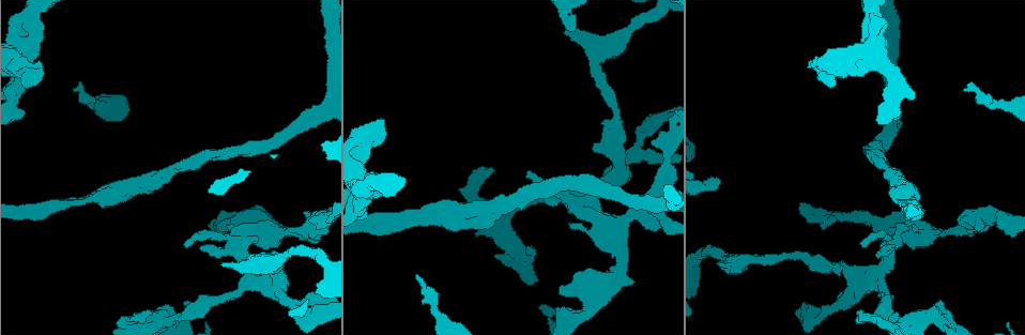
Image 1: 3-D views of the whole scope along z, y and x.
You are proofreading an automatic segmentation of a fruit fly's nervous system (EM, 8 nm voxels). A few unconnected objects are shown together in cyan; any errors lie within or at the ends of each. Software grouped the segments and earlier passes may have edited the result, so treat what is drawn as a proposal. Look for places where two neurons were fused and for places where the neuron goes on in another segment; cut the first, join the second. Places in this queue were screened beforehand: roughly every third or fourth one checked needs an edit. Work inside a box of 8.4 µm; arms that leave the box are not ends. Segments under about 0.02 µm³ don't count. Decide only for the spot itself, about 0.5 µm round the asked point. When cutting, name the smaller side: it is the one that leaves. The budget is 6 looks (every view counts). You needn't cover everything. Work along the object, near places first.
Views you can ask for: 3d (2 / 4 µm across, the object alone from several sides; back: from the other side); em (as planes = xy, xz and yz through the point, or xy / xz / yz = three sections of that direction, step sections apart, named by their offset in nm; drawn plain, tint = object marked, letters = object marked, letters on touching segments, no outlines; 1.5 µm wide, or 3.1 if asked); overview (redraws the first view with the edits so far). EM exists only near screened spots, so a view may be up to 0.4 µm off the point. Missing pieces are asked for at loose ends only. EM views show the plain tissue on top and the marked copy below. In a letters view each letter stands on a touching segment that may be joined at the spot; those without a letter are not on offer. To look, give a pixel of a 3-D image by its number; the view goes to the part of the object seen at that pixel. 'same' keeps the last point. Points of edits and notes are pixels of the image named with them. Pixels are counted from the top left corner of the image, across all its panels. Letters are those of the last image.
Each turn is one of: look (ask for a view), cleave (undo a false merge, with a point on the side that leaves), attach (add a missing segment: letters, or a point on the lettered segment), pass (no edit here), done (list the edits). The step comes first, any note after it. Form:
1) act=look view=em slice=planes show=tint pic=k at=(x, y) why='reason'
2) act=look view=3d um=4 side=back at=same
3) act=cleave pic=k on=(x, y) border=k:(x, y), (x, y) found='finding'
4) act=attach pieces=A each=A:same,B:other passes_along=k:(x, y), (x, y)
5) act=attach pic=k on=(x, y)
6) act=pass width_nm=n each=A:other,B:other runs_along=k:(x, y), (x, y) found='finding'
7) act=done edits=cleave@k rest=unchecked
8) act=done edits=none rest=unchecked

act=look view=em slice=yz step=4 show=tint pic=1 at=(378, 128) why='closes a loop'

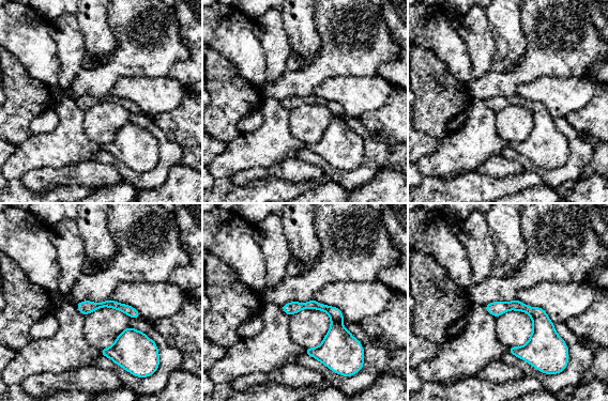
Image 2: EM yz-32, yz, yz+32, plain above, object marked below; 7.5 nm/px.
act=look view=em slice=planes show=letters at=same

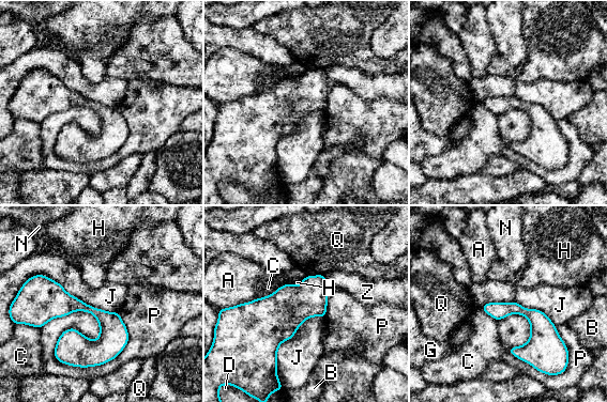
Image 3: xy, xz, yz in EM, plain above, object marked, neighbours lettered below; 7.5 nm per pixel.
act=pass longest_contact=P:600nm each=A:other,B:other,C:other,D:other,G:other,H:other,J:other,N:other,P:other,Q:other,Z:other runs_along=3:(39, 306), (91, 309), (125, 339) found='all the same neuron'

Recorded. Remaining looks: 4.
act=look view=3d um=4 pic=1 at=(964, 89) why='end of a long branch'

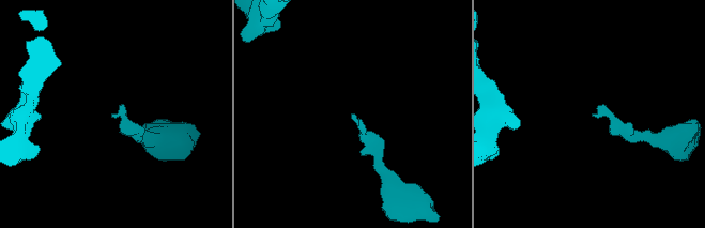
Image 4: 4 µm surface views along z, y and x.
act=look view=em slice=planes show=letters pic=4 at=(113, 115) why='need the tissue'

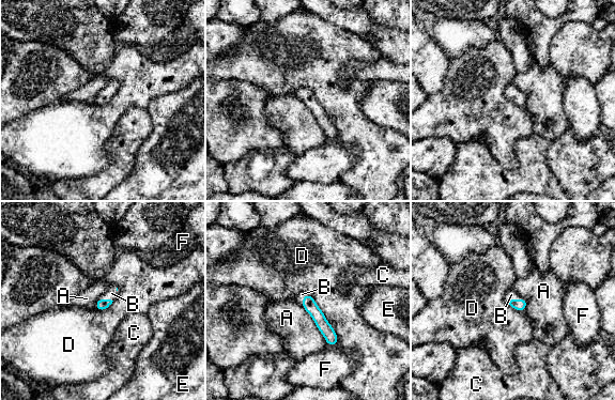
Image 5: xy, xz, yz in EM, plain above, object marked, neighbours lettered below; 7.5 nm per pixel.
act=attach pieces=B each=A:other,B:same,C:other,D:other,E:other,F:other passes_along=5:(519, 305), (516, 300), (511, 294) found='it goes on there'

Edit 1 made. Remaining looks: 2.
act=done edits=attach@5 rest=unchecked

